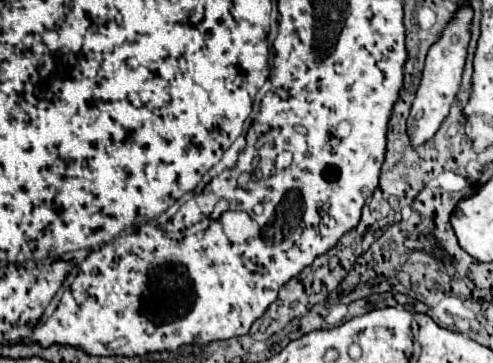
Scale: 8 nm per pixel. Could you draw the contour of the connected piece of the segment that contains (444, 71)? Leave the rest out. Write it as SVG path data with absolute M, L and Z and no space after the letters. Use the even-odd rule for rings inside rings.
M469 3L459 5L459 9L455 11L453 19L449 21L449 25L443 29L441 37L431 45L427 59L425 59L425 67L423 67L423 77L411 107L411 115L407 119L407 131L411 137L413 147L423 145L427 139L431 139L437 129L441 127L443 119L449 113L449 107L459 91L461 85L461 73L465 67L465 59L467 59L467 47L471 41L471 21L473 21L473 9ZM451 37L457 37L455 41L451 41Z

